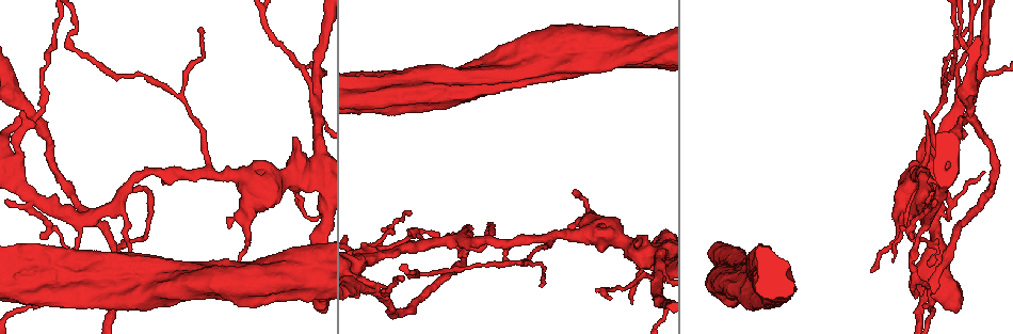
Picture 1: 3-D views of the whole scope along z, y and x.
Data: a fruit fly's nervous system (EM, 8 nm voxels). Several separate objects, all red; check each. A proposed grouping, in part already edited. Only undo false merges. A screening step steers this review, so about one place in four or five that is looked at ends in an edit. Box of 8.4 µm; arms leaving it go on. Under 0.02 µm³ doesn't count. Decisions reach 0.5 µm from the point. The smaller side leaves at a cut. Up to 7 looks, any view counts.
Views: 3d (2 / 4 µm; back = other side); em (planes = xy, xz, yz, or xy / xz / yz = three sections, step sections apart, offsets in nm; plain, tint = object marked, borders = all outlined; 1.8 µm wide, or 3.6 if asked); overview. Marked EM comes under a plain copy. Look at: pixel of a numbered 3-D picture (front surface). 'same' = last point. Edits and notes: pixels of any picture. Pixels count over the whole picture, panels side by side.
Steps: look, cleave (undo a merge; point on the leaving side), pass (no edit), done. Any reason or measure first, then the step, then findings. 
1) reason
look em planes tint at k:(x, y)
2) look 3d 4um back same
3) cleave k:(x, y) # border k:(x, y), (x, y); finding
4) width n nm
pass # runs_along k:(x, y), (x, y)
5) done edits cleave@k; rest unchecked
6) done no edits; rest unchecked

calibre changes
look em 3.6um xy step 8 tint at 1:(393, 79)

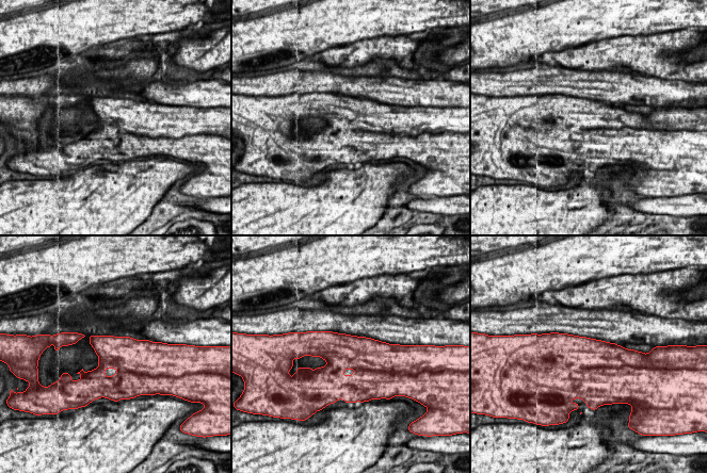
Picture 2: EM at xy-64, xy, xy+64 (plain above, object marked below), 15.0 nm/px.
pass # continuous, no second neuron

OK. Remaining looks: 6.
thick turns thin
look em 3.6um planes tint at 1:(548, 48)

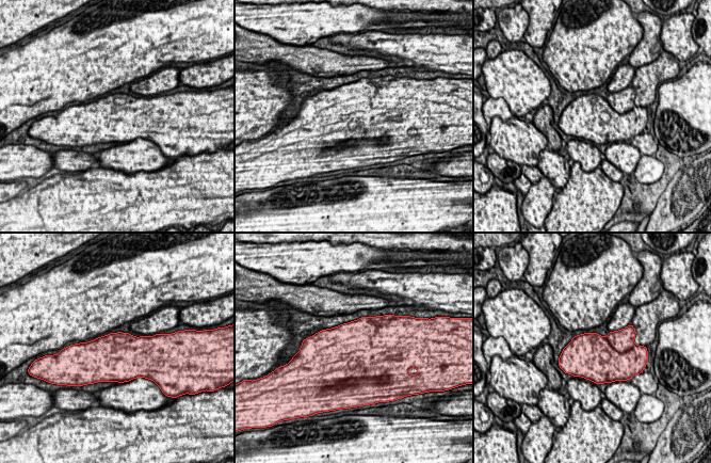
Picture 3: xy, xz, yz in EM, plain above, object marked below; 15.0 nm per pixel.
pass # continuous, no second neuron

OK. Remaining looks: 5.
four-way junction
look 3d 4um at 1:(282, 179)

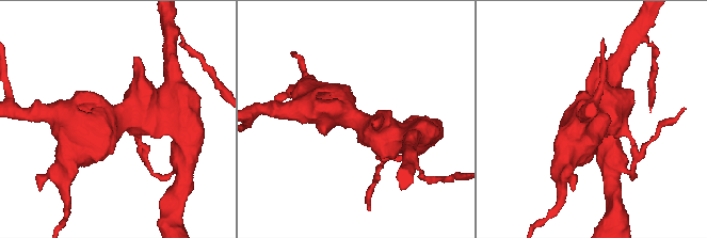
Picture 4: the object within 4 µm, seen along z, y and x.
look em 3.6um planes tint at 4:(116, 119)

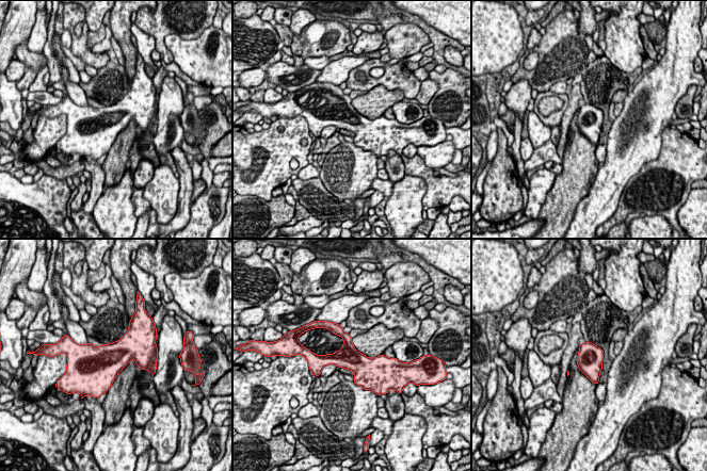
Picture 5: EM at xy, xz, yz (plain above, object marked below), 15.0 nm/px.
pass # one neuron here

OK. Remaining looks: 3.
done no edits; rest unchecked

